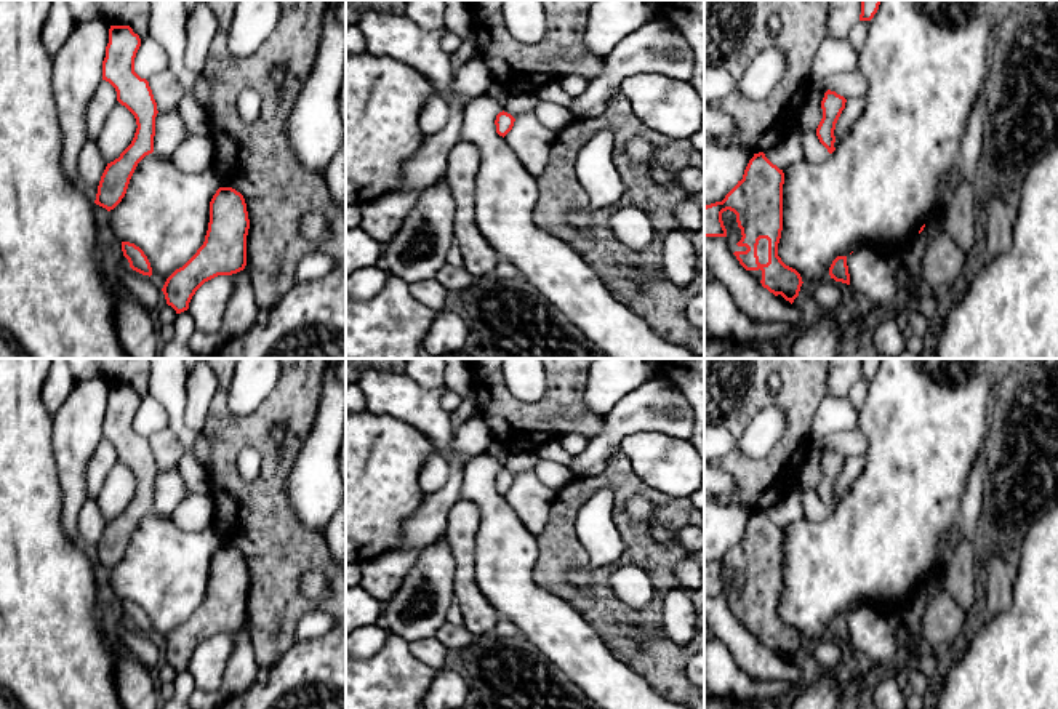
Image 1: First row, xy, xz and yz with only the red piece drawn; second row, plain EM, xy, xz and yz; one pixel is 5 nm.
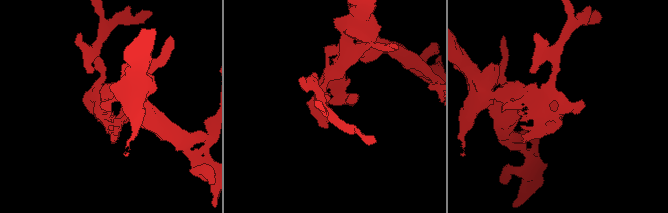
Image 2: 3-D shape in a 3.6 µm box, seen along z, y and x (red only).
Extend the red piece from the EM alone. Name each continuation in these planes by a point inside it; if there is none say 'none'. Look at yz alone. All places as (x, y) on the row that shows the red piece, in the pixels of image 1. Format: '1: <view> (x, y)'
1: yz (762, 248)

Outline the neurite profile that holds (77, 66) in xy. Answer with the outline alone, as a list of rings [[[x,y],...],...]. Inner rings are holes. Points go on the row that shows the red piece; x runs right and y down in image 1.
[[[99,19],[75,22],[66,43],[51,58],[51,91],[64,138],[62,170],[70,179],[78,179],[77,158],[88,141],[86,107],[102,82],[102,61],[109,43],[109,29],[110,26]]]

